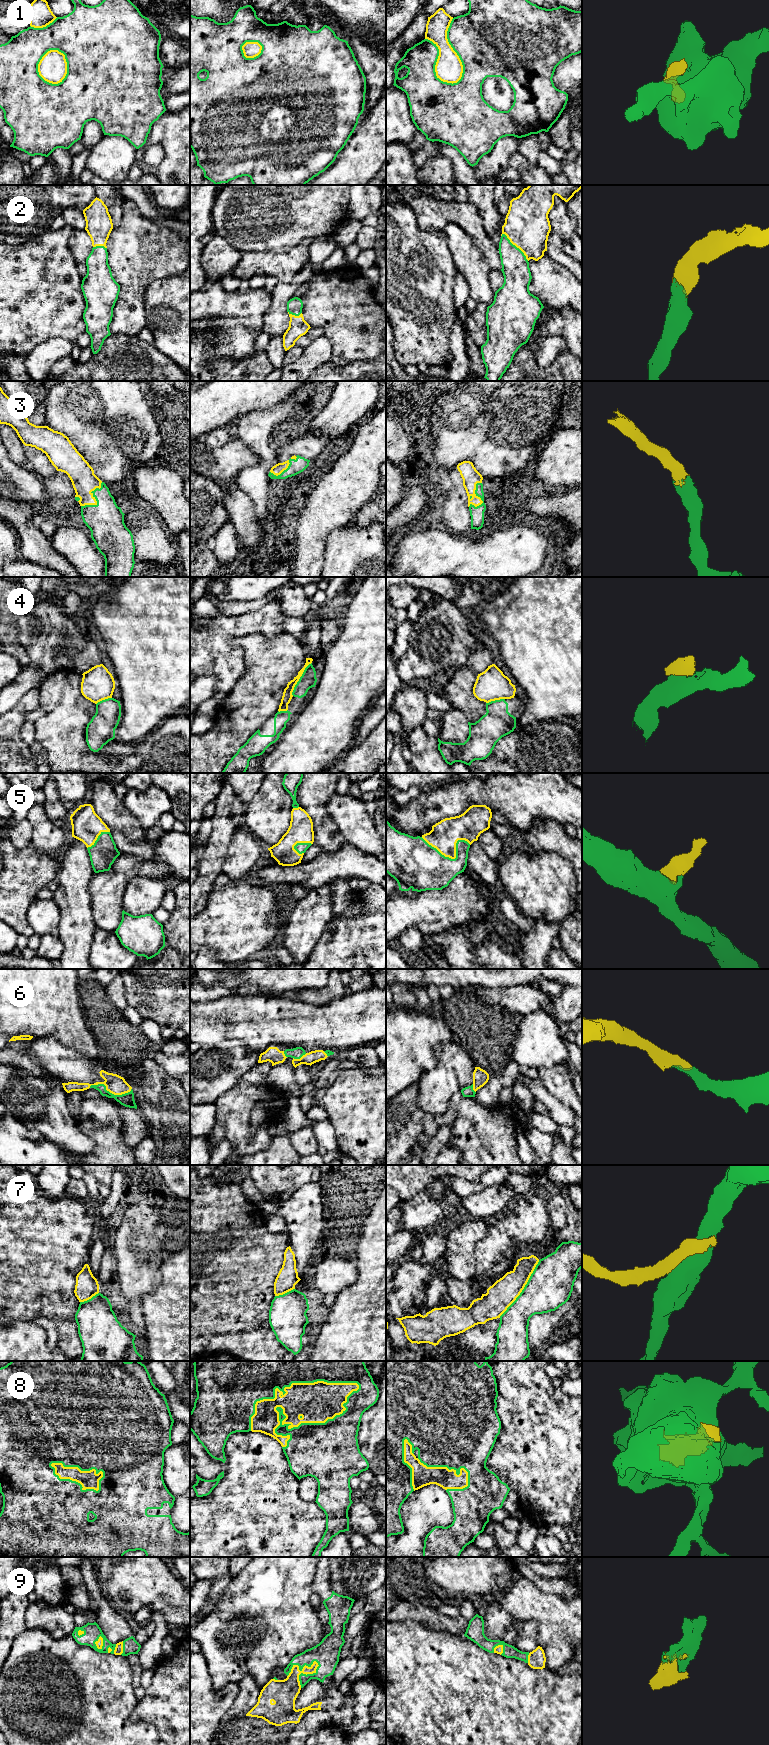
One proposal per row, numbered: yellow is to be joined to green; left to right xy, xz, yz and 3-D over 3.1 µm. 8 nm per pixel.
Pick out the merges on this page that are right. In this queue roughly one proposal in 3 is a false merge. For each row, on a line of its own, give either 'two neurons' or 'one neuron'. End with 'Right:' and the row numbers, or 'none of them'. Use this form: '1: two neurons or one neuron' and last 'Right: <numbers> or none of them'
1: two neurons
2: one neuron
3: one neuron
4: two neurons
5: one neuron
6: one neuron
7: two neurons
8: one neuron
9: one neuron
Right: 2, 3, 5, 6, 8, 9

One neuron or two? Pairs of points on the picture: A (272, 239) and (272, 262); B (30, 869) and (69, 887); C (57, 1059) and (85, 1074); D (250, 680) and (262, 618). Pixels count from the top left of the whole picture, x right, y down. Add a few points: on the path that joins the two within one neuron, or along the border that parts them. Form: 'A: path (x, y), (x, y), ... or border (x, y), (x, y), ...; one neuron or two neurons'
A: border (295, 246), (284, 252), (256, 252), (249, 250); two neurons
B: border (58, 856), (59, 871), (55, 879); two neurons
C: path (64, 1064), (78, 1067); one neuron
D: border (282, 631), (272, 636), (251, 633), (236, 638); two neurons

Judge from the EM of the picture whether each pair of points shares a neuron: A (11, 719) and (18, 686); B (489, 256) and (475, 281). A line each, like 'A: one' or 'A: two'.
A: two
B: two

